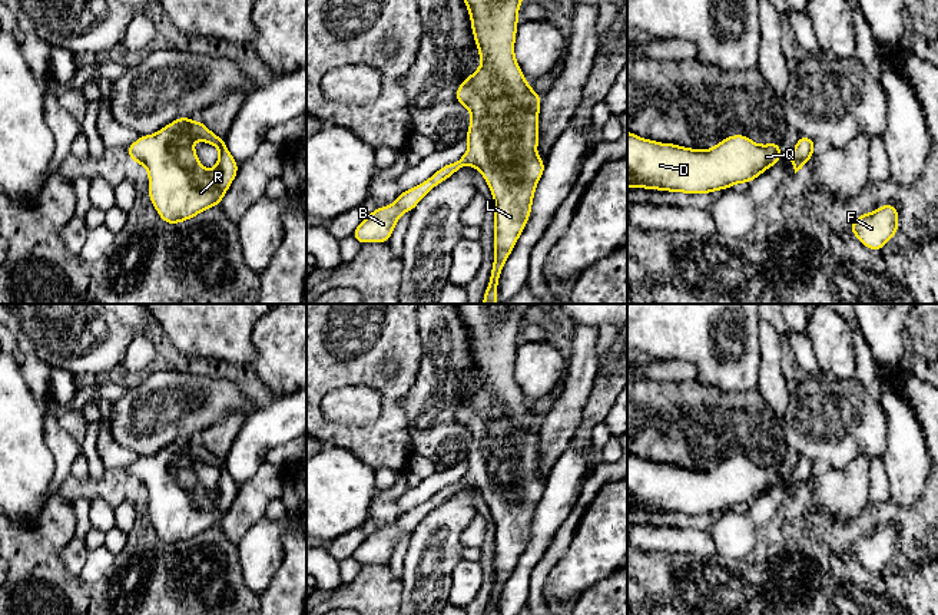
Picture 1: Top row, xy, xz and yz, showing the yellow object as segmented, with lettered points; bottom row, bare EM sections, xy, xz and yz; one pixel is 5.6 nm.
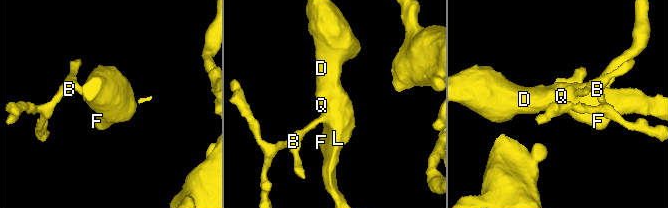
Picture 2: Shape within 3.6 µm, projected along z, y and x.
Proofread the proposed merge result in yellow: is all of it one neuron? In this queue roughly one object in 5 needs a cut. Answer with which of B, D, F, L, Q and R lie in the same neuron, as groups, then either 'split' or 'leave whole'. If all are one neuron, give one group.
groups B D F L Q R; leave whole

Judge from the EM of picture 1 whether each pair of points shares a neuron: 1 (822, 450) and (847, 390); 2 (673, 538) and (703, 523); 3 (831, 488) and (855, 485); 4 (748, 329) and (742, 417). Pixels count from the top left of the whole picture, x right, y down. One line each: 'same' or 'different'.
1: same
2: different
3: same
4: different

